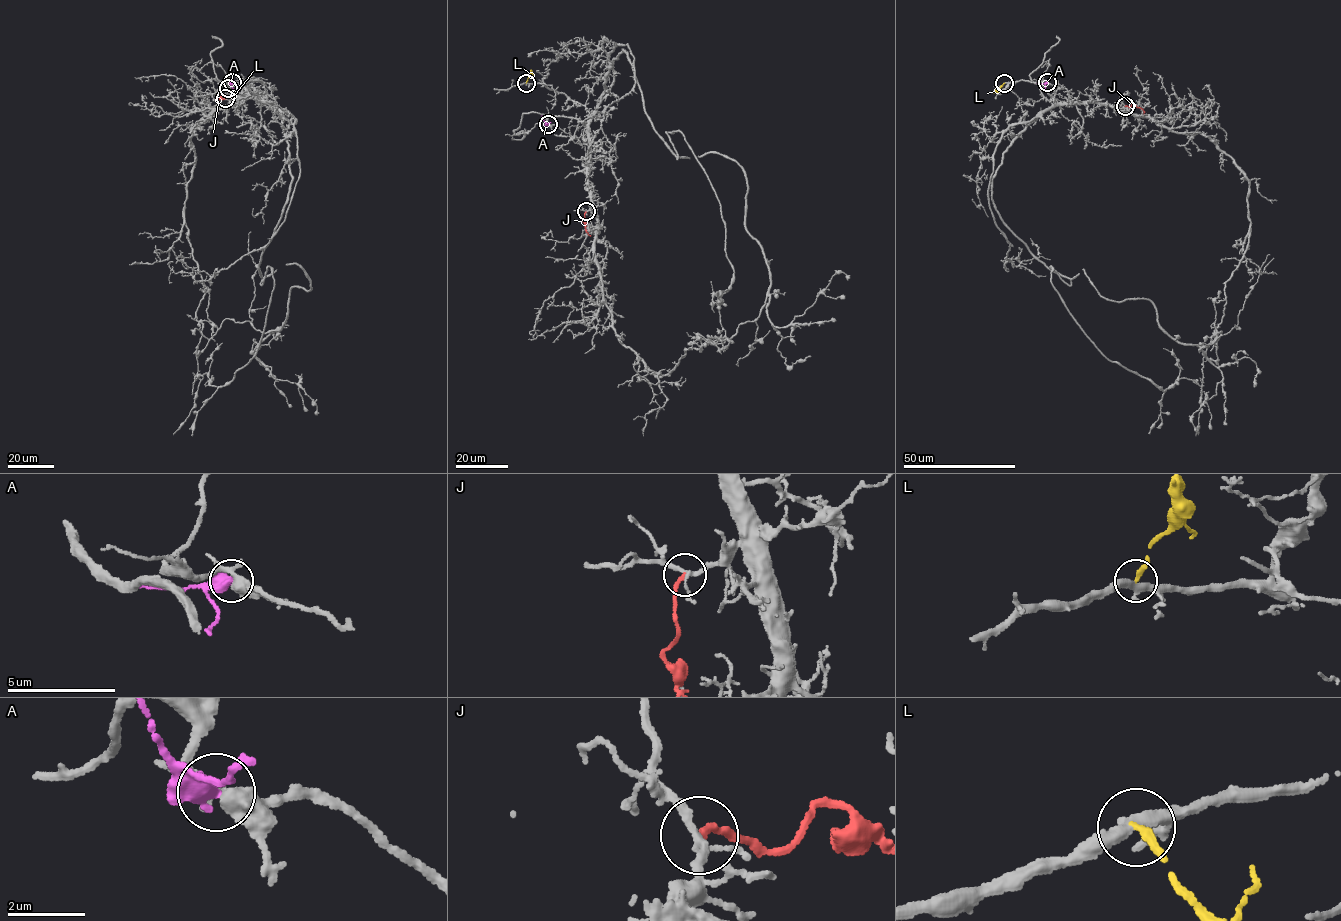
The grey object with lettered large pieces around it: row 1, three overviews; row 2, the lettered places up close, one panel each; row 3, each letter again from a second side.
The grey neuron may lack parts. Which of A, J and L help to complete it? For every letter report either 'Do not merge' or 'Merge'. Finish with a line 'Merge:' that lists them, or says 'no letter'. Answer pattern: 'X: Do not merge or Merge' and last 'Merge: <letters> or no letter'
A: Do not merge
J: Do not merge
L: Do not merge
Merge: no letter

